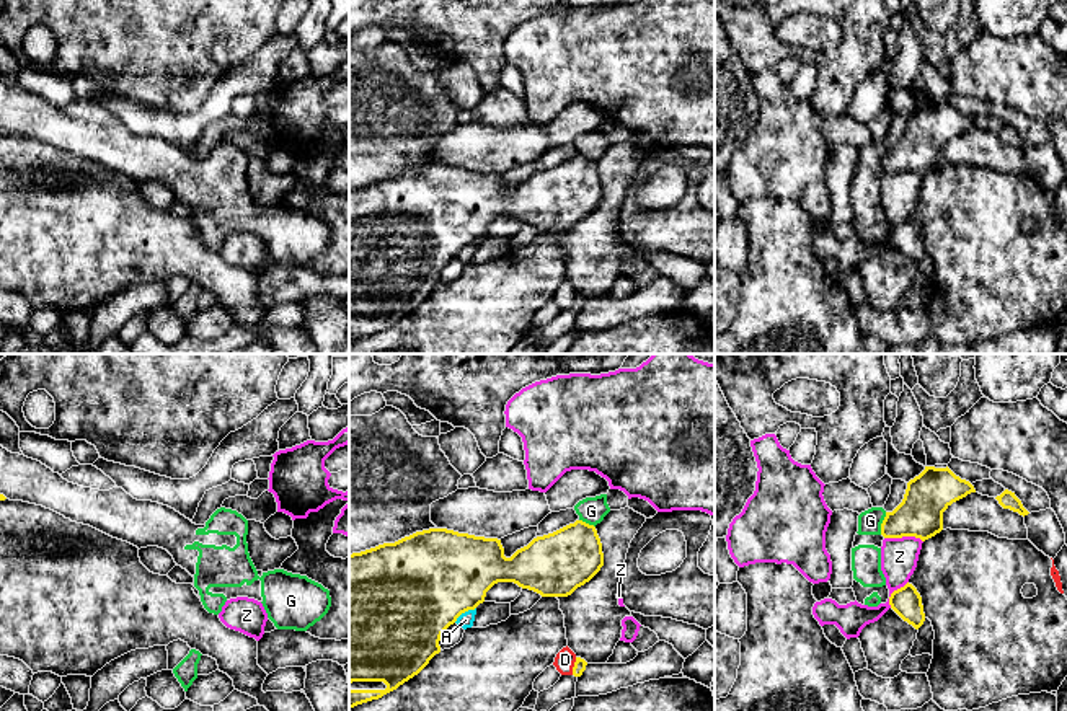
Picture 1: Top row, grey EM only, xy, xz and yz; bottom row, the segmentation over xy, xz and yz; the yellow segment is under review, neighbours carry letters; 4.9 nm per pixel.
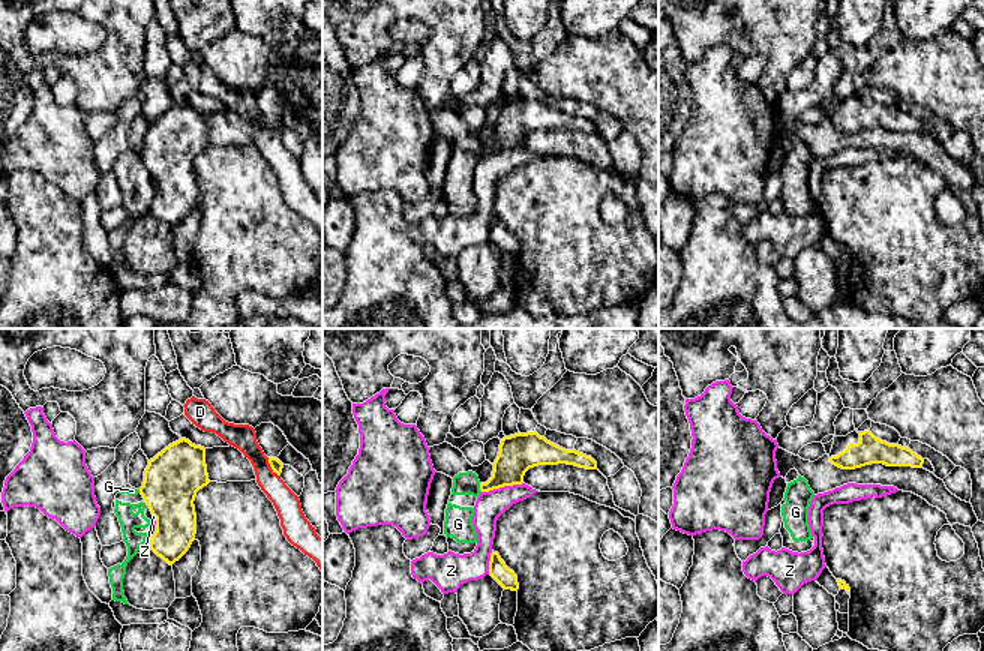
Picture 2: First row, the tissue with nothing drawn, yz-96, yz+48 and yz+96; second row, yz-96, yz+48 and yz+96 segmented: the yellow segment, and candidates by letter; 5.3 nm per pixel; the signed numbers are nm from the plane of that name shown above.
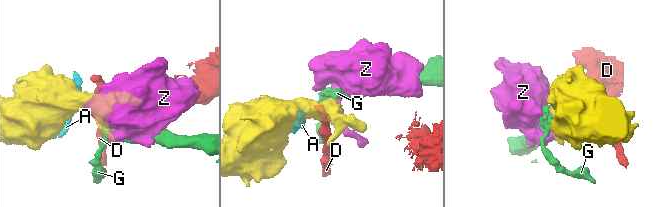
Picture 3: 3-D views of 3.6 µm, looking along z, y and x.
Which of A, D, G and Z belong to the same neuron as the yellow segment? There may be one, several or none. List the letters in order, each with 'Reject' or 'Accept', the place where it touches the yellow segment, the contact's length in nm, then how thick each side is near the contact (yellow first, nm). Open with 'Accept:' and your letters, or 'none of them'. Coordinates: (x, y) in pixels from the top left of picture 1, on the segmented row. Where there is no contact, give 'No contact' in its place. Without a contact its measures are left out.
Accept: none of them
A: Reject. Touches yellow at xz (464, 612). Shared border 130 nm. Thickness 480 nm (yellow) against 80 nm
D: Reject. Touches yellow at xz (575, 666). Shared border 90 nm. Thickness 60 nm (yellow) against 100 nm
G: Reject. Touches yellow at yz (881, 524). Shared border 120 nm. Thickness 220 nm (yellow) against 120 nm
Z: Reject. Touches yellow at yz (904, 535). Shared border 190 nm. Thickness 220 nm (yellow) against 180 nm

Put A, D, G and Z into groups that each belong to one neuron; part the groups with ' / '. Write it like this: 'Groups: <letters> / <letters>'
Groups: A / D / G / Z

